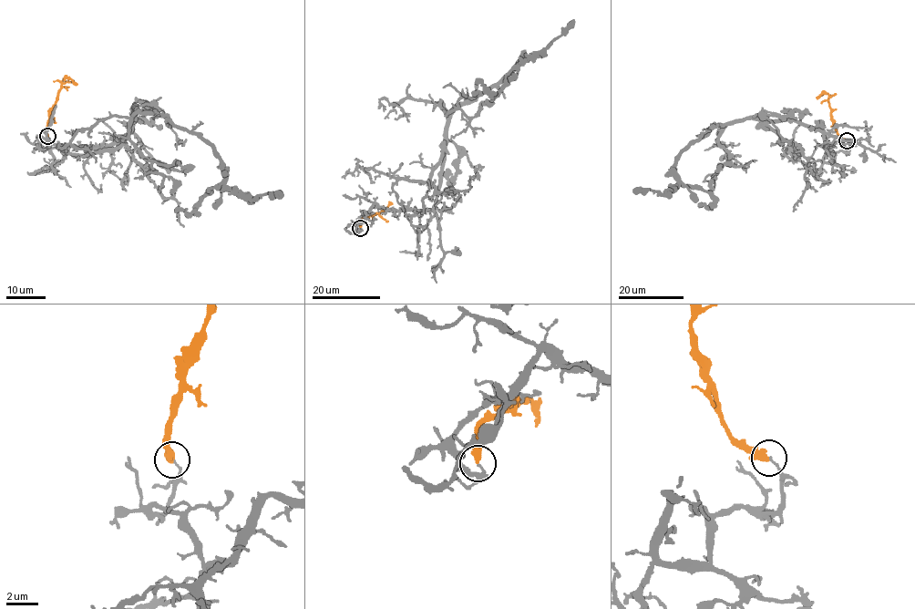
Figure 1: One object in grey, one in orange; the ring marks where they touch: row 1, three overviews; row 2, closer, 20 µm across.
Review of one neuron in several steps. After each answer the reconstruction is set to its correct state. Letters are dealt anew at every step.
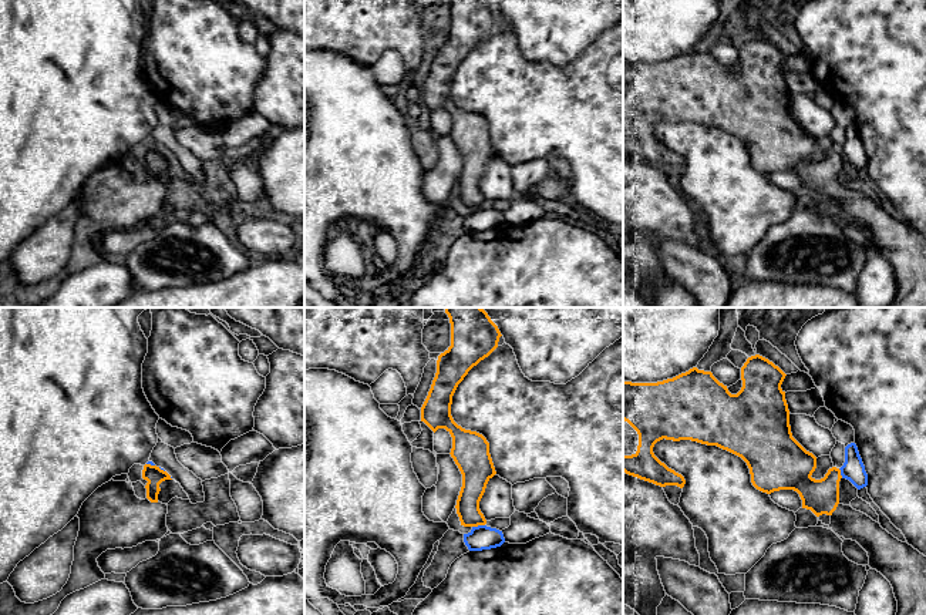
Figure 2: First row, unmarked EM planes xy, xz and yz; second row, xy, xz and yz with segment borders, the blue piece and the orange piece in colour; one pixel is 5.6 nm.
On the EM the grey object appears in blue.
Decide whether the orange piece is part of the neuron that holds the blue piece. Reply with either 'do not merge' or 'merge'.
do not merge

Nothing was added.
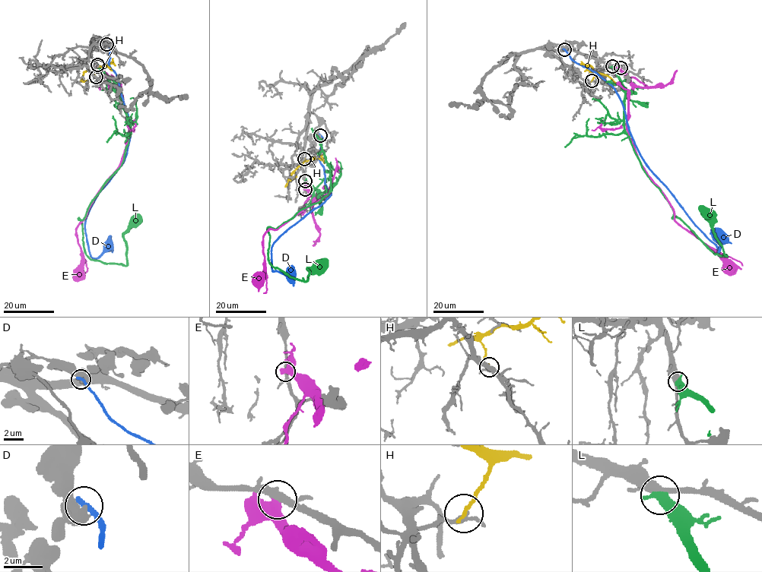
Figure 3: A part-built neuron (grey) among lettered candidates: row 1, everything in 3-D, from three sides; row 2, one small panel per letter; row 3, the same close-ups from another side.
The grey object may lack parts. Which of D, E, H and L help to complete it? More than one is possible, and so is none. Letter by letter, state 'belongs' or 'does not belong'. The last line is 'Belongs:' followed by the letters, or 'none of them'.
D: does not belong
E: does not belong
H: does not belong
L: belongs
Belongs: L

